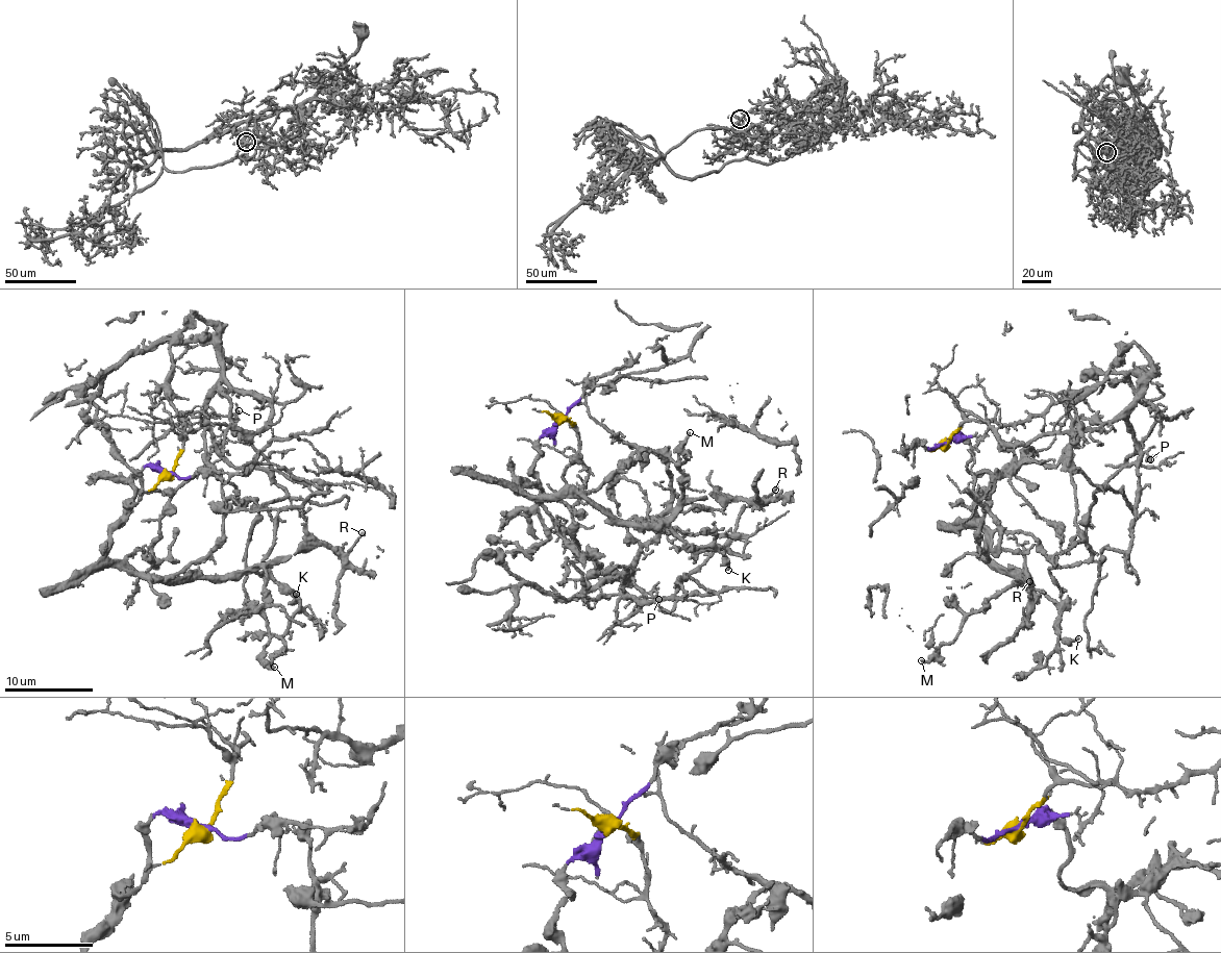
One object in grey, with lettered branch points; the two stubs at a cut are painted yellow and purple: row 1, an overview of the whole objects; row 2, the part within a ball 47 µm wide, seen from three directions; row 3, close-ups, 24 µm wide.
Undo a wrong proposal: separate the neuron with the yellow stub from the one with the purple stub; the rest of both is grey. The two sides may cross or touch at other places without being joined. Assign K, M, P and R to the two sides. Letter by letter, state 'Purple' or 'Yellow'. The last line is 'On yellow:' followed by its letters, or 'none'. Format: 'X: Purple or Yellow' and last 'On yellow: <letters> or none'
K: Purple
M: Purple
P: Yellow
R: Purple
On yellow: P

